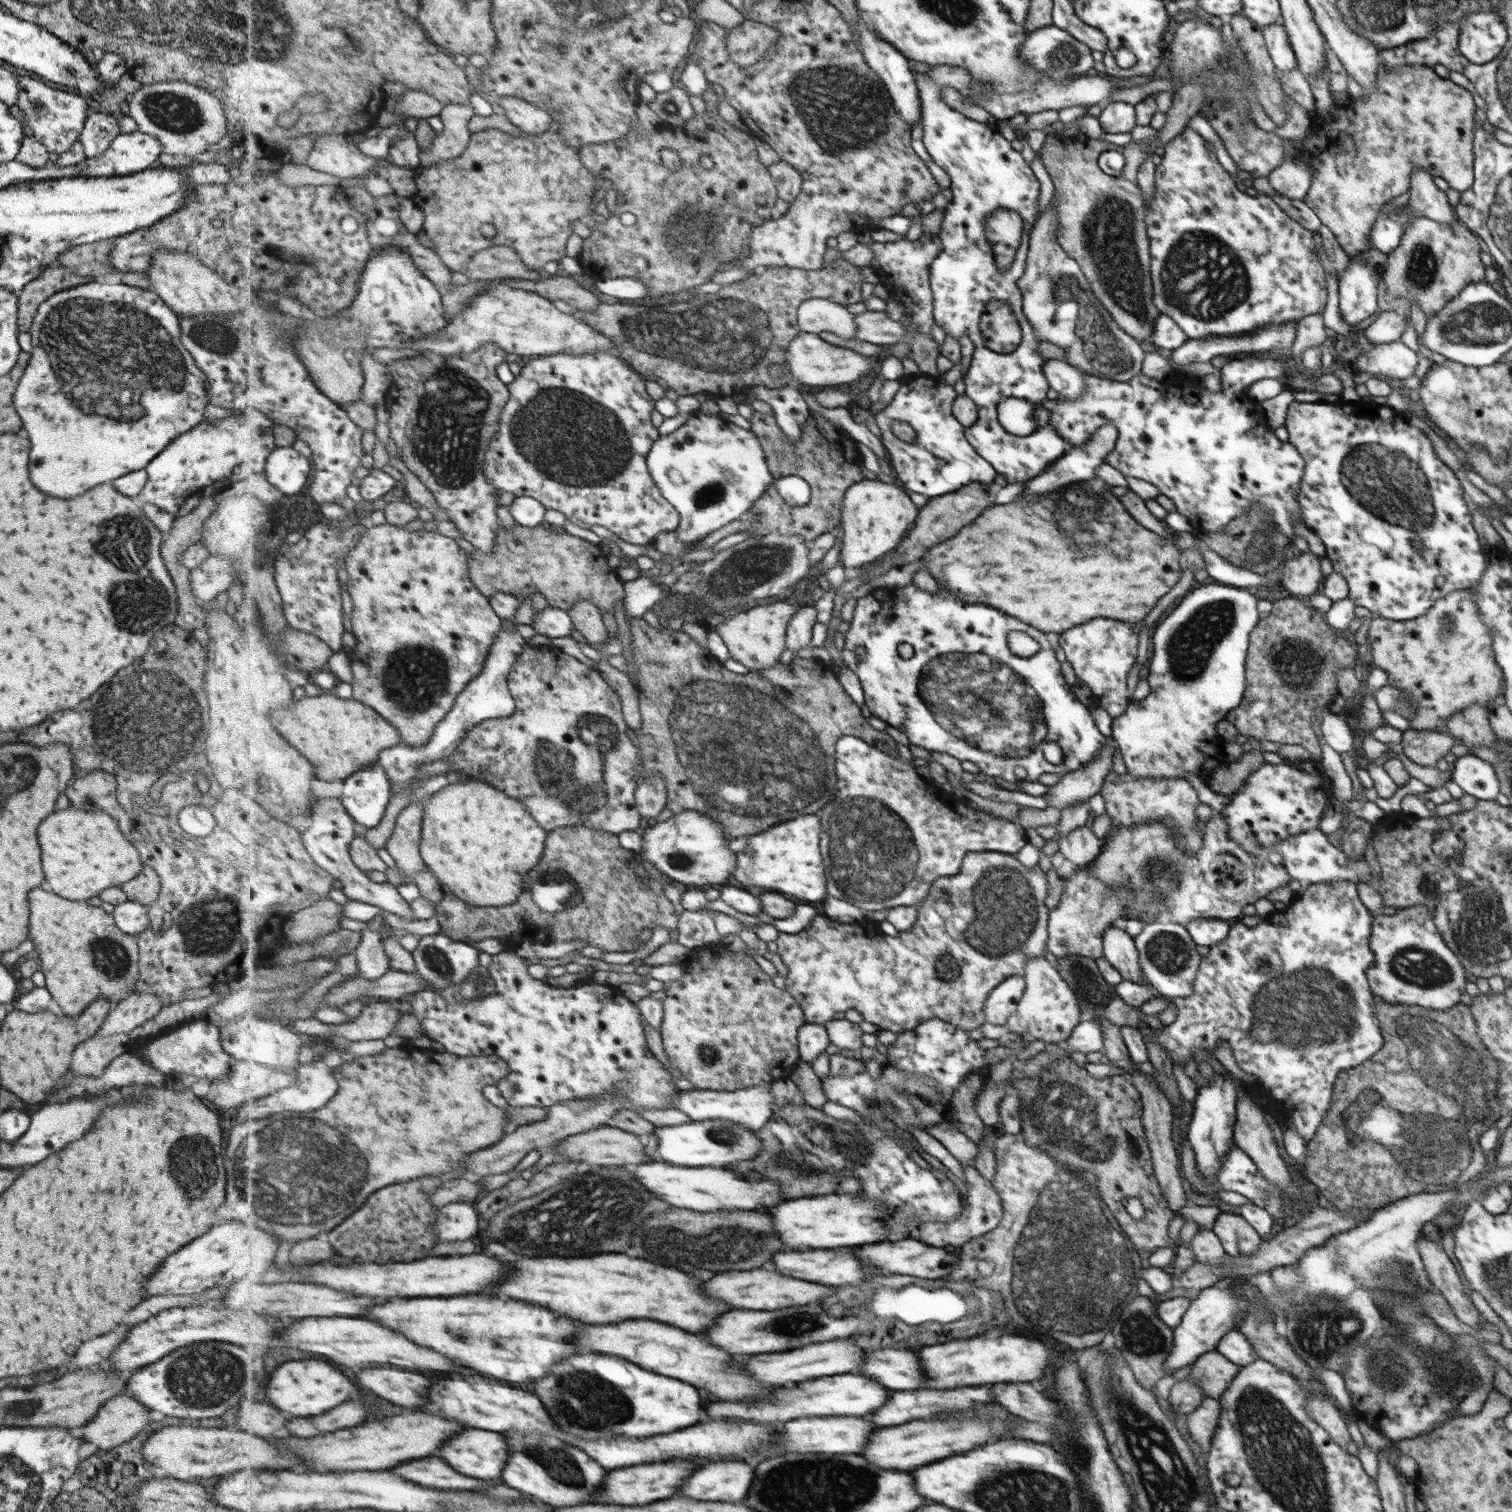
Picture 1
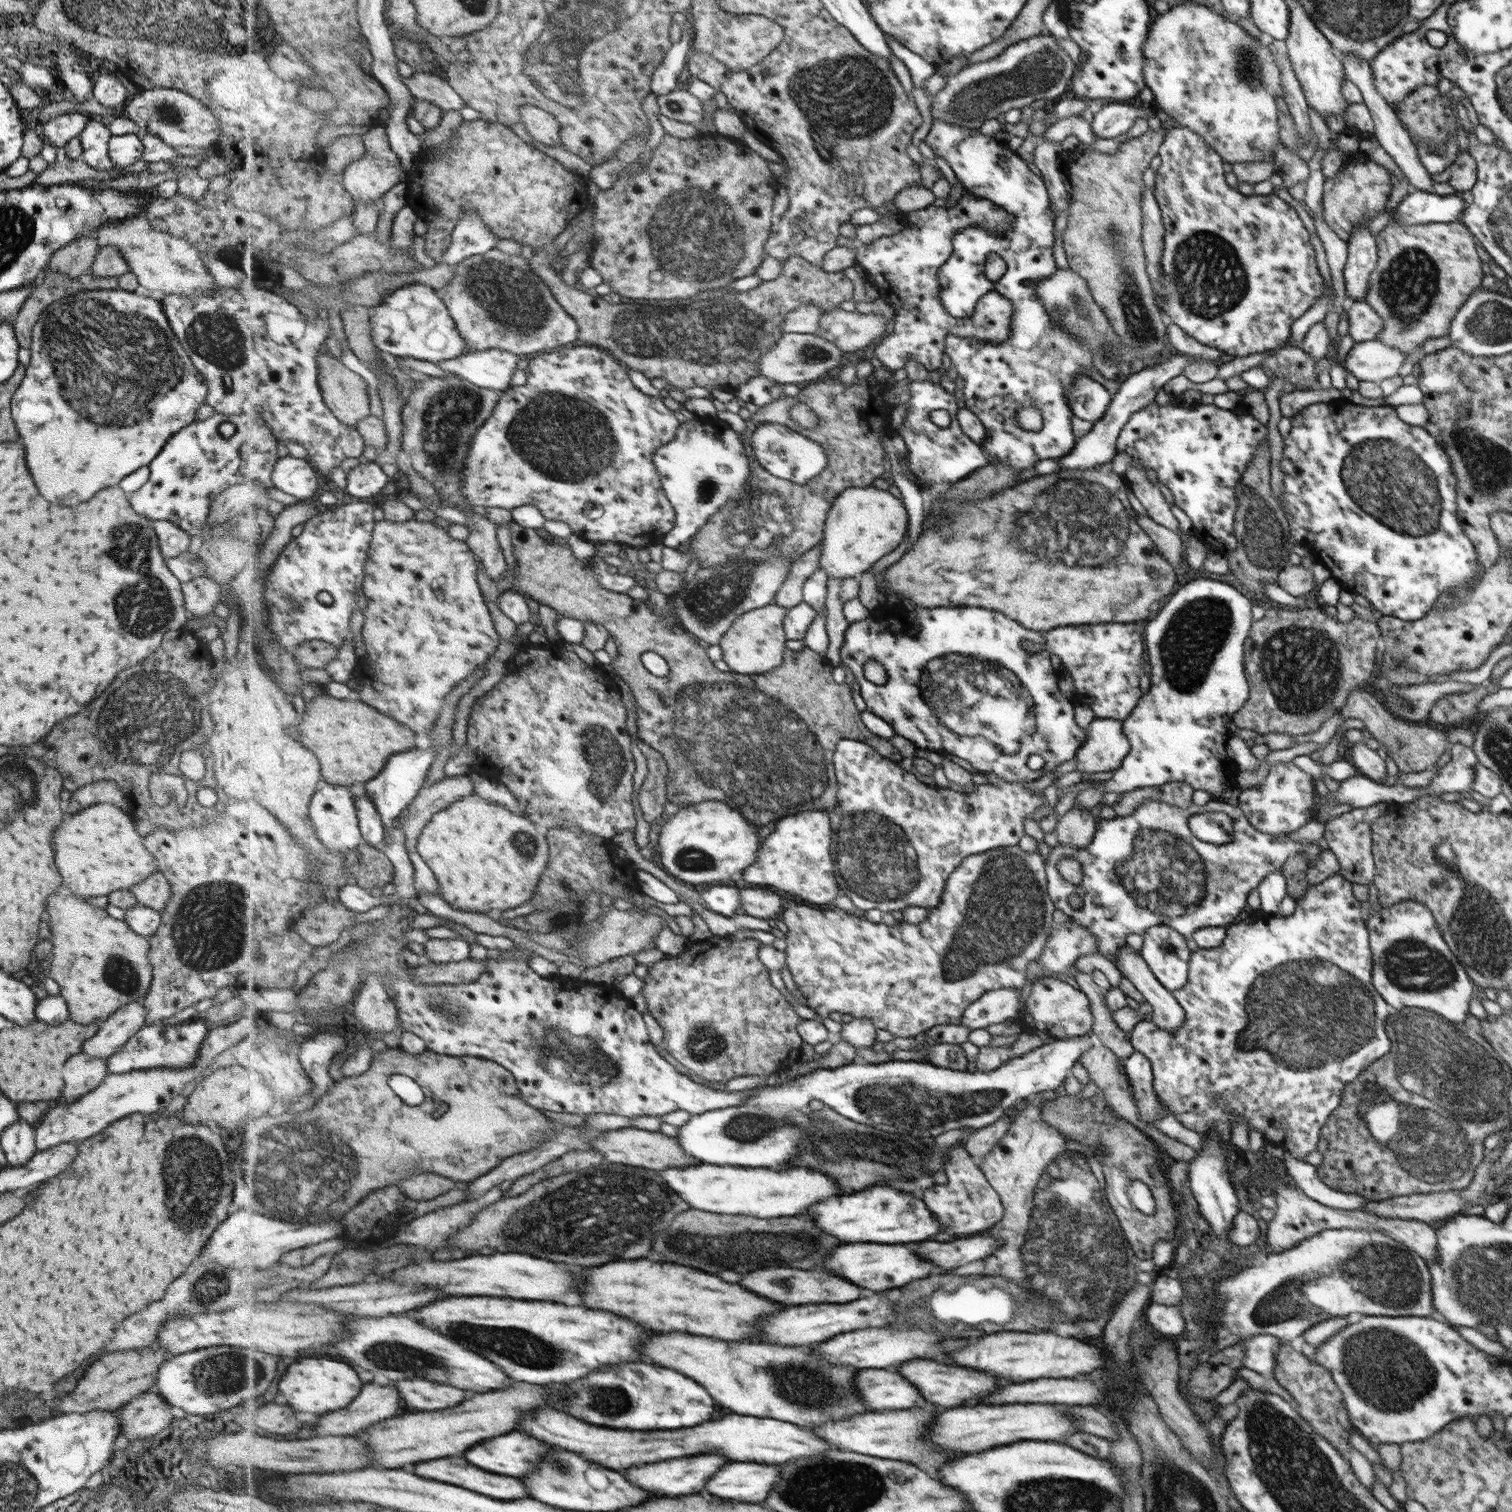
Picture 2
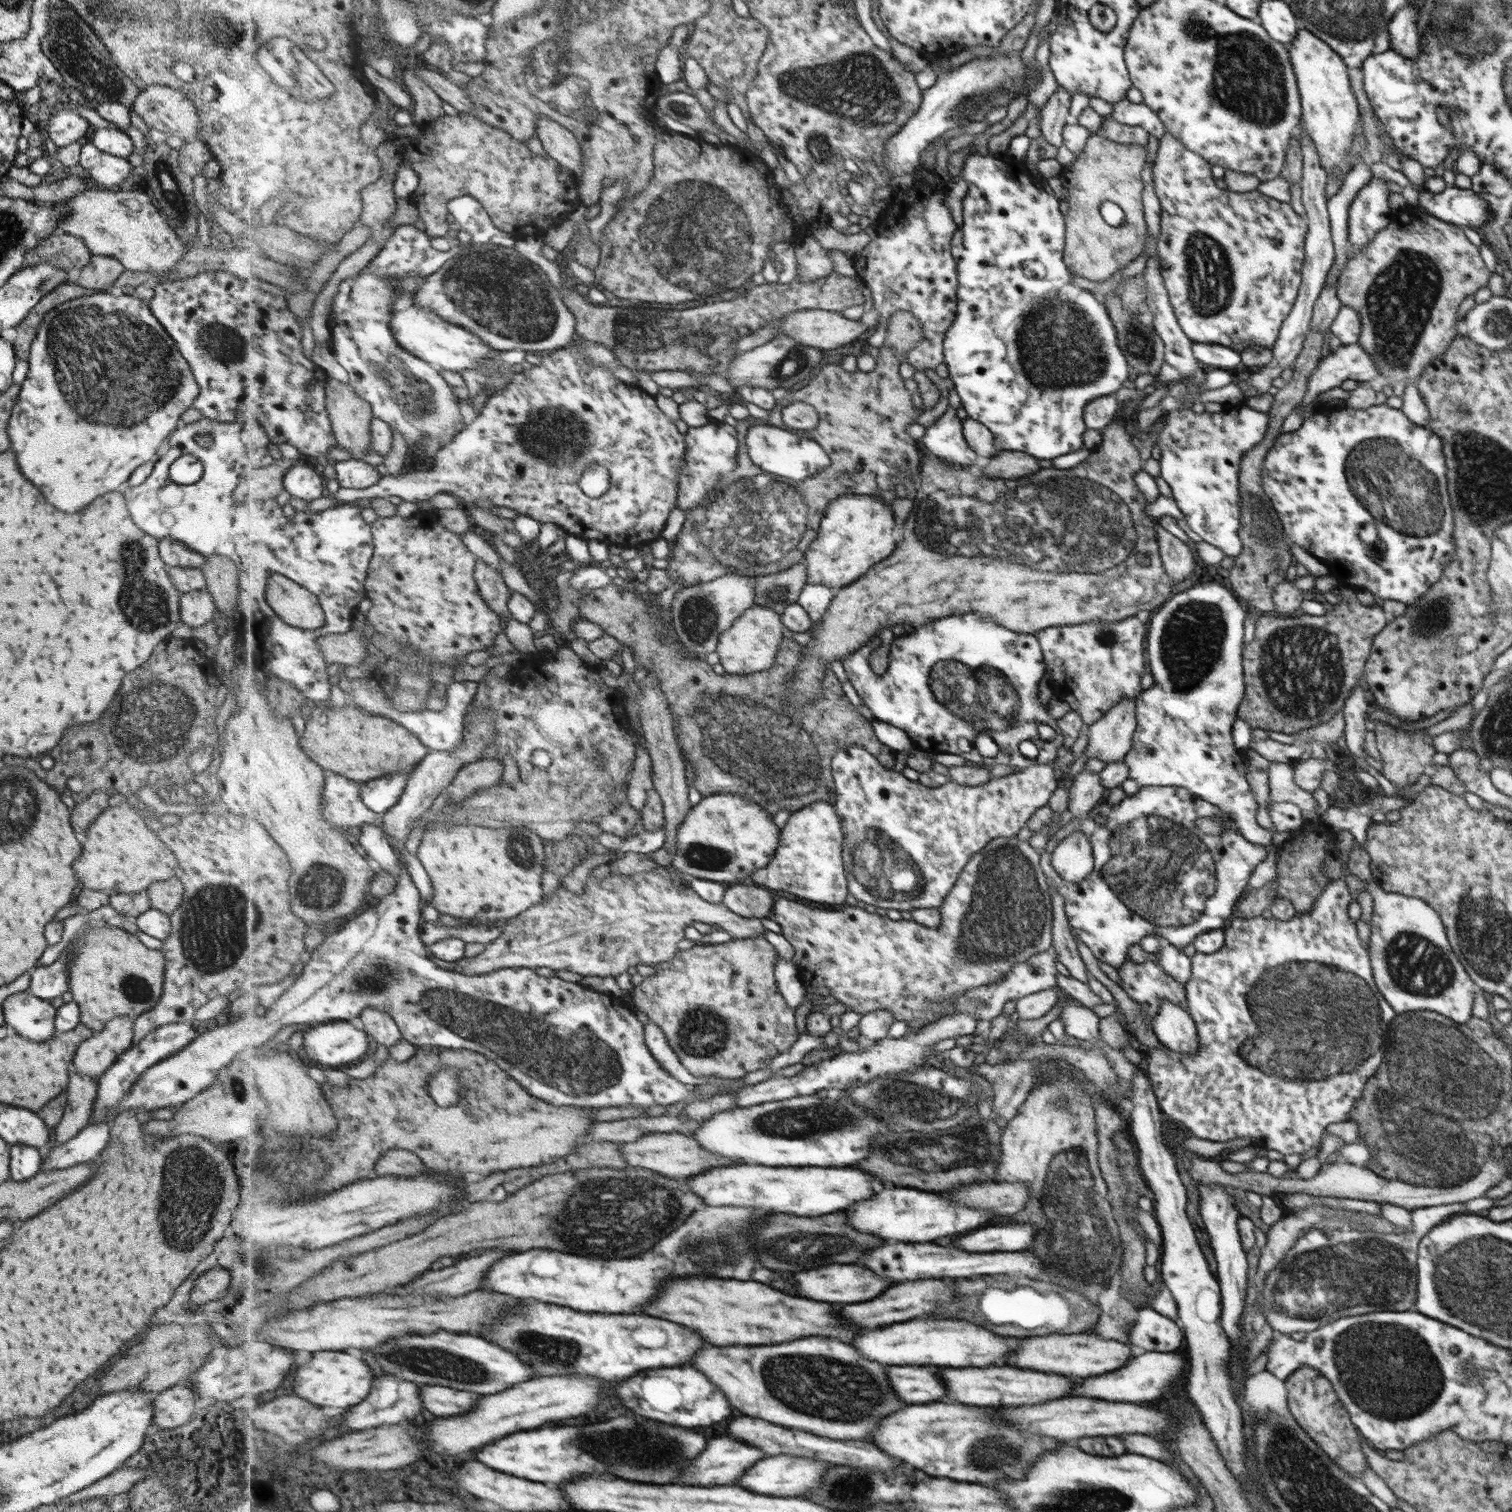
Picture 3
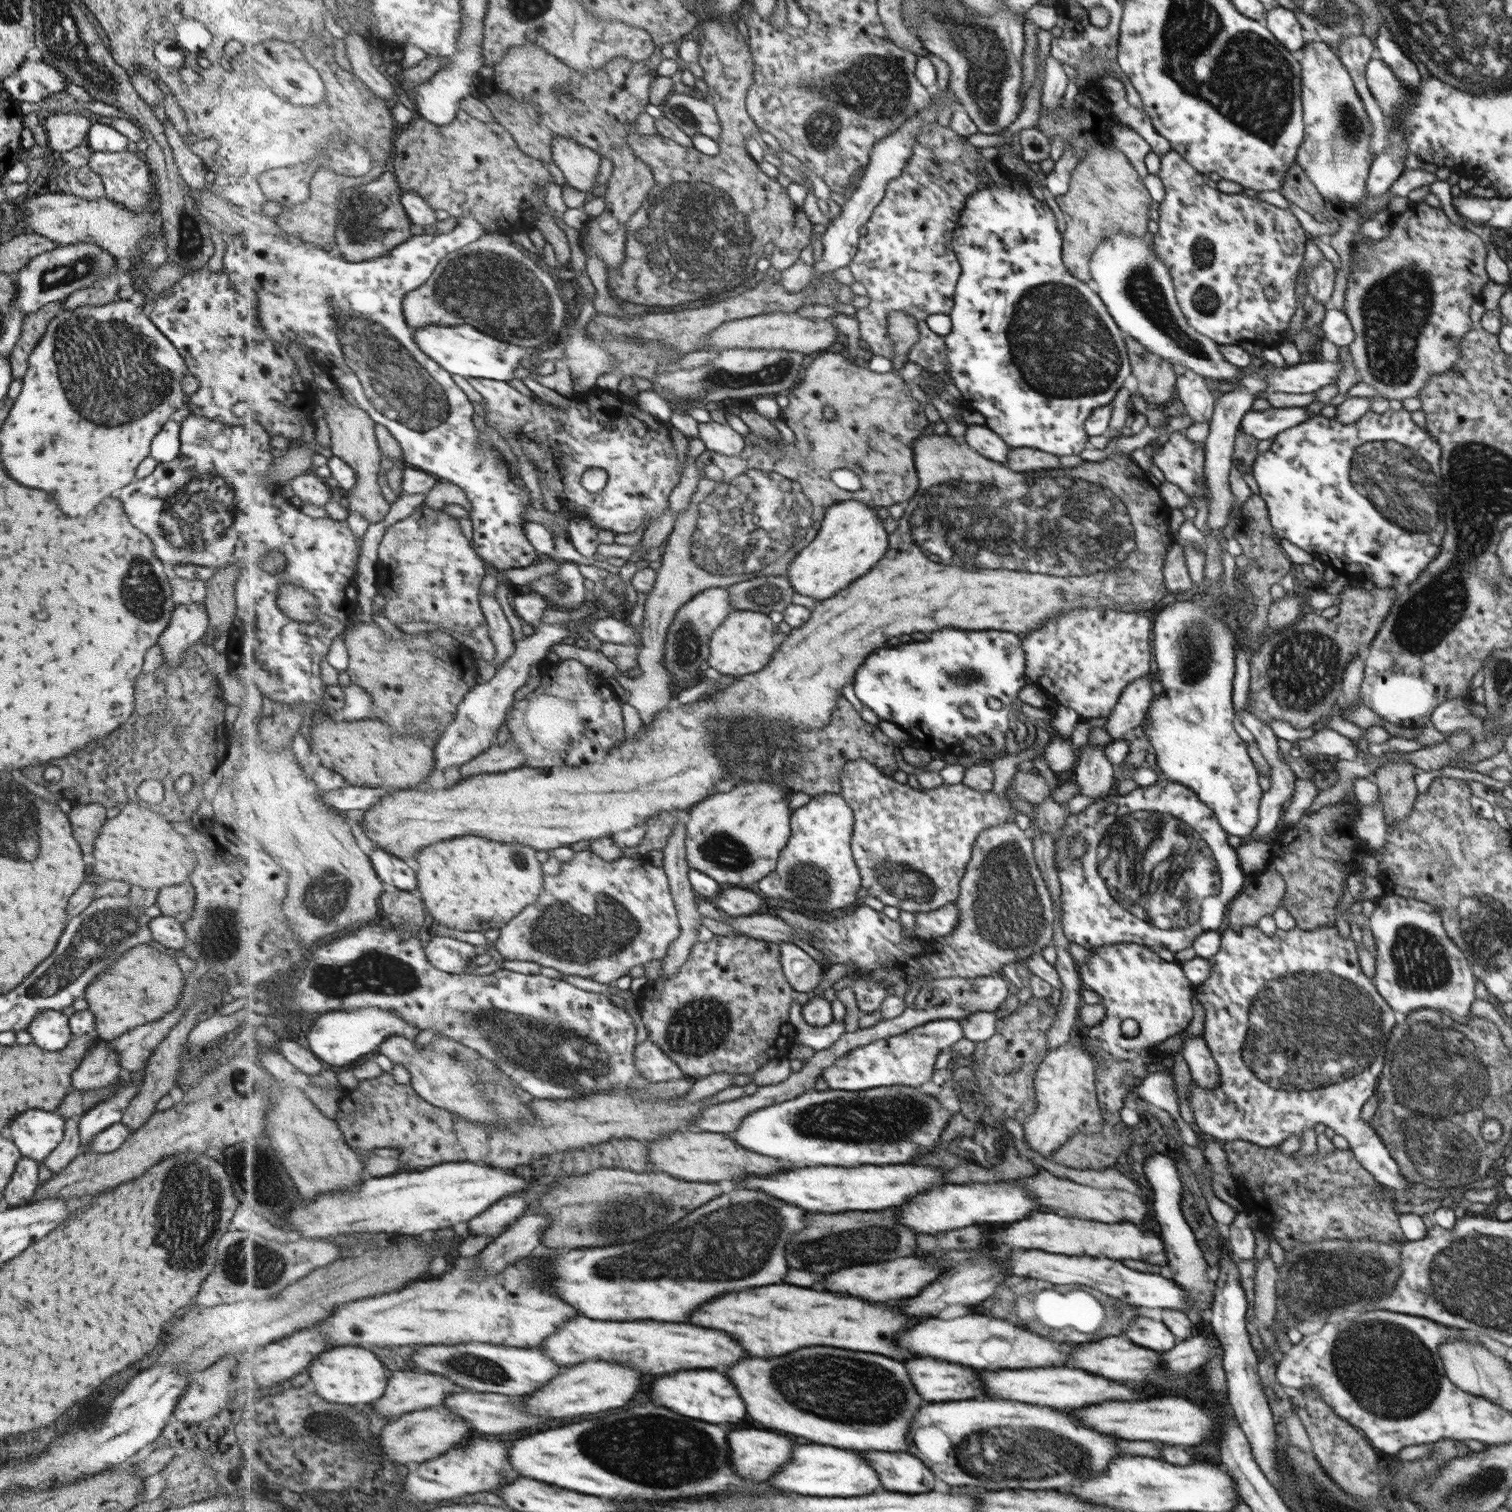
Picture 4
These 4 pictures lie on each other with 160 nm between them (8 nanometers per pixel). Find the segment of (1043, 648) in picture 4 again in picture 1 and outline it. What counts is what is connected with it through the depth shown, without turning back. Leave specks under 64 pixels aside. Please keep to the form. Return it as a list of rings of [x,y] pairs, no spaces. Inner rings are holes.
[[[1098,618],[1098,622],[1086,622],[1086,626],[1073,626],[1056,639],[1074,668],[1077,680],[1091,688],[1096,705],[1104,708],[1113,719],[1124,714],[1129,706],[1126,678],[1138,652],[1138,634],[1132,630],[1132,624]]]

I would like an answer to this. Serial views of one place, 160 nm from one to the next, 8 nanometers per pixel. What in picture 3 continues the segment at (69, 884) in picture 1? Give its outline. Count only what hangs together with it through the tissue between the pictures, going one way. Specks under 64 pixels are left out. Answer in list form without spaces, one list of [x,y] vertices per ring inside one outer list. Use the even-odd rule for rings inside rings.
[[[129,804],[112,806],[102,811],[84,834],[78,862],[74,861],[74,872],[83,888],[105,890],[111,893],[137,893],[144,891],[153,882],[175,876],[176,857],[167,848],[156,832],[148,830],[147,820],[140,818]]]

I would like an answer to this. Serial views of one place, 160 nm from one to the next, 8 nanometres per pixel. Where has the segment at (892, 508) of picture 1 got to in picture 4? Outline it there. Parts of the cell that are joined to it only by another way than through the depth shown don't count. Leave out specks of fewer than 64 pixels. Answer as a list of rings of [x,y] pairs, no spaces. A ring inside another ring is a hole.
[[[844,501],[830,507],[821,533],[797,556],[786,576],[798,593],[826,600],[869,574],[890,549],[891,533],[886,530],[878,508],[867,502]]]

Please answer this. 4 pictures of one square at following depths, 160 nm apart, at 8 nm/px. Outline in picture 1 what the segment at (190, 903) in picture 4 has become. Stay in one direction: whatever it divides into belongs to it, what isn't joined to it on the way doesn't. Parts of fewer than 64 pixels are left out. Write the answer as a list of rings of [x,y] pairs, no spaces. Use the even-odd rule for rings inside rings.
[[[148,865],[128,882],[119,886],[128,897],[128,901],[140,905],[150,905],[158,900],[161,893],[161,882],[158,873]]]

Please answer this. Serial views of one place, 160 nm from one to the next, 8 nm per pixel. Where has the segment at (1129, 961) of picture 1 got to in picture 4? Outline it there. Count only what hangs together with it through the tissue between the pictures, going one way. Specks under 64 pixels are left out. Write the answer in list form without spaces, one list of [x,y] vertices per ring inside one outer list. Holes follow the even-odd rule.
[[[1200,1035],[1186,1037],[1181,1048],[1180,1053],[1189,1065],[1191,1078],[1205,1089],[1217,1087],[1220,1071],[1203,1037]]]

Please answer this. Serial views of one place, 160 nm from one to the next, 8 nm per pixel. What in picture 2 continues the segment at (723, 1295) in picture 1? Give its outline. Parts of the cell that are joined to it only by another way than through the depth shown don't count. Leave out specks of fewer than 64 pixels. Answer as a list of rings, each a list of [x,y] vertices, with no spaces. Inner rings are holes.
[[[768,1268],[768,1270],[756,1270],[744,1276],[740,1282],[748,1290],[766,1296],[770,1300],[782,1302],[782,1304],[834,1304],[834,1302],[852,1302],[860,1300],[862,1288],[828,1272],[818,1272],[818,1270],[796,1270],[796,1268]]]

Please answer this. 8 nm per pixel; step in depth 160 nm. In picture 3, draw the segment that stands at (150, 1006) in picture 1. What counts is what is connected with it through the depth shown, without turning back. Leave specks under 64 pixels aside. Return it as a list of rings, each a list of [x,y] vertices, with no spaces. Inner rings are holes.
[[[126,1015],[112,1018],[100,1032],[96,1032],[88,1040],[84,1040],[73,1056],[74,1071],[81,1075],[91,1076],[98,1082],[102,1073],[117,1059],[117,1056],[132,1045],[134,1021],[134,1018],[131,1019]]]

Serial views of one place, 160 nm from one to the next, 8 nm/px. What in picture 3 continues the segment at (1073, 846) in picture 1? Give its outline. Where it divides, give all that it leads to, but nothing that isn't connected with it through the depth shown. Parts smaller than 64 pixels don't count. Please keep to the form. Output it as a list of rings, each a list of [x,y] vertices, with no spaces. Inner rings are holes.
[[[1086,768],[1073,781],[1069,782],[1068,785],[1069,802],[1067,810],[1072,813],[1074,819],[1088,817],[1088,813],[1105,796],[1104,790],[1106,789],[1102,787],[1100,773],[1086,771]]]

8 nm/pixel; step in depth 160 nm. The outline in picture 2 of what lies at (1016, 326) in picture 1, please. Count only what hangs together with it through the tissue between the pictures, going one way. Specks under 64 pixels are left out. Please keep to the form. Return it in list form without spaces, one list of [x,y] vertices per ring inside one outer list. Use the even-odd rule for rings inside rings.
[[[964,194],[957,203],[948,208],[940,203],[933,203],[911,214],[902,214],[894,234],[858,248],[858,261],[866,270],[868,279],[880,292],[884,291],[884,296],[898,298],[892,304],[896,312],[894,332],[878,345],[875,352],[888,369],[894,372],[905,369],[906,362],[911,357],[929,372],[938,370],[944,354],[944,338],[950,334],[972,337],[985,343],[1002,344],[1008,341],[1013,305],[998,292],[987,292],[982,296],[968,320],[954,319],[942,307],[938,269],[952,254],[952,235],[969,226],[984,226],[991,234],[1006,235],[1007,230],[1017,227],[1017,222],[1014,215],[996,206],[991,200]],[[880,276],[884,276],[882,282]],[[886,282],[890,284],[890,292],[886,292]]]

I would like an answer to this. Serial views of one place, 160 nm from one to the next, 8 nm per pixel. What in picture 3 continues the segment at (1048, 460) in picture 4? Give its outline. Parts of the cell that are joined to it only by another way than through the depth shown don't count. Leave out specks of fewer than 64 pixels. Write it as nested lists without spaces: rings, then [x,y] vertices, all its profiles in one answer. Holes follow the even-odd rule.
[[[1000,451],[986,467],[979,468],[988,478],[1018,479],[1038,472],[1038,460],[1029,454],[1016,451]]]

